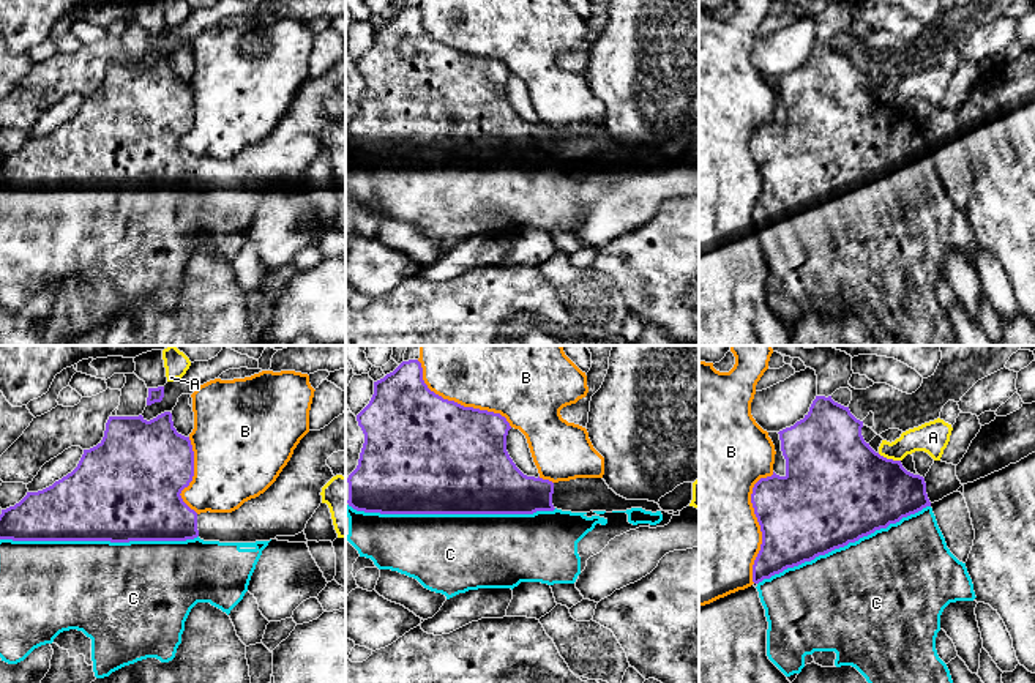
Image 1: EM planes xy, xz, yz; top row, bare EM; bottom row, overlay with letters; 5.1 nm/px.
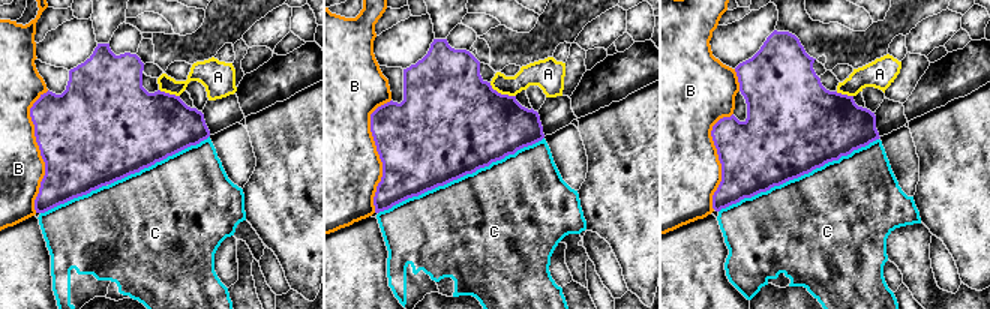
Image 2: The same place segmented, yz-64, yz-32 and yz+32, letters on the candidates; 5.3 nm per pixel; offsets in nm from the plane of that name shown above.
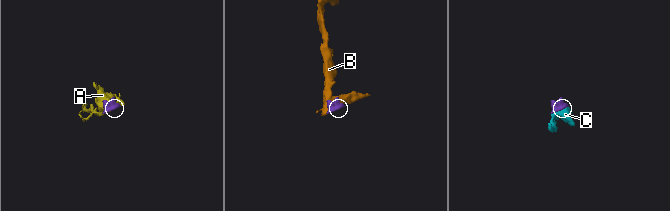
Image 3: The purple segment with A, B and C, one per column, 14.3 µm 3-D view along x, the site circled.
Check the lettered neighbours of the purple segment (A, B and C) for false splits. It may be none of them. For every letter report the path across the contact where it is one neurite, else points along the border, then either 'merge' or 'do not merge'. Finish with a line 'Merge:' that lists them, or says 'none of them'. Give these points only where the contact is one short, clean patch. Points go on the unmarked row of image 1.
A: do not merge
B: do not merge
C: merge
Merge: C

